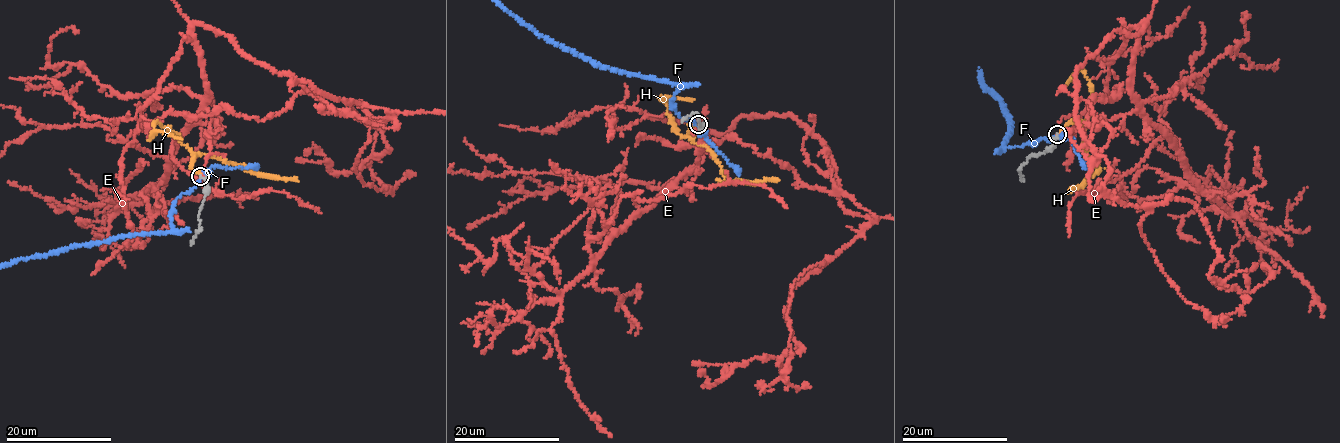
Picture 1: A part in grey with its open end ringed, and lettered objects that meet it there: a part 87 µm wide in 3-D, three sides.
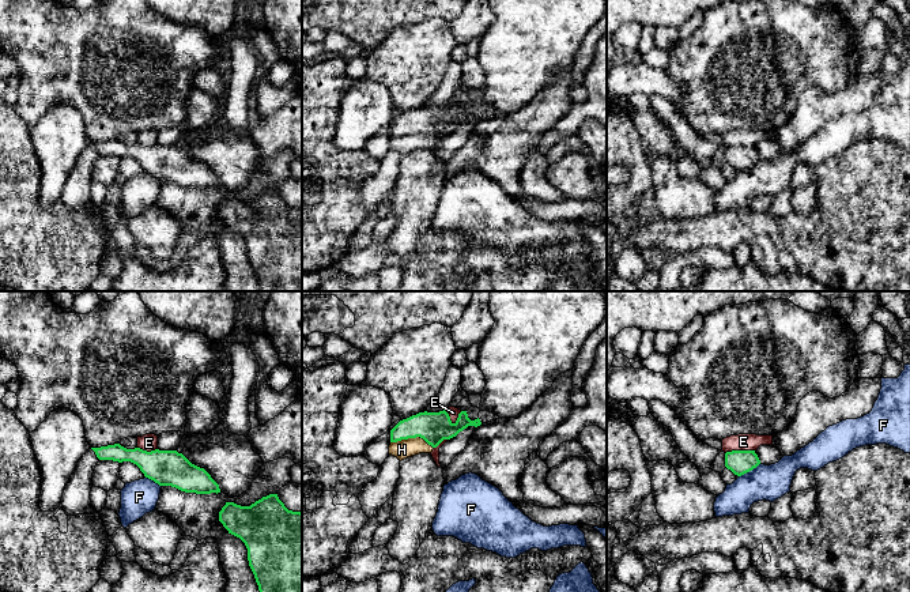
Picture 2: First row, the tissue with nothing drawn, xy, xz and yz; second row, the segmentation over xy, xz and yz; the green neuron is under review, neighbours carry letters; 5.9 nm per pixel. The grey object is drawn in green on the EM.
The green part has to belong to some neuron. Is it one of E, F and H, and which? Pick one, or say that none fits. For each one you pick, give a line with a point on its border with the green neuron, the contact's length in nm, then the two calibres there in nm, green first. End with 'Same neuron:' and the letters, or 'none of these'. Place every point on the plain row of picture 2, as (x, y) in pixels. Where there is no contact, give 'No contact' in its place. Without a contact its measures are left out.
H: Touches green at xz (412, 132). Shared border 260 nm. Thickness 180 nm (green) against 110 nm
Same neuron: H

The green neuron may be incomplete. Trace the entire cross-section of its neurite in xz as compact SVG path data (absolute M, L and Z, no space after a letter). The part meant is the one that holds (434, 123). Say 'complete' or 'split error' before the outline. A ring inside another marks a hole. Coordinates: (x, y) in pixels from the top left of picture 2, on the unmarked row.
split error; M446 105L419 108L400 116L390 125L389 150L401 157L419 148L431 148L443 135L456 132L468 121L480 120L480 114L471 116L467 106L461 106L454 118Z

